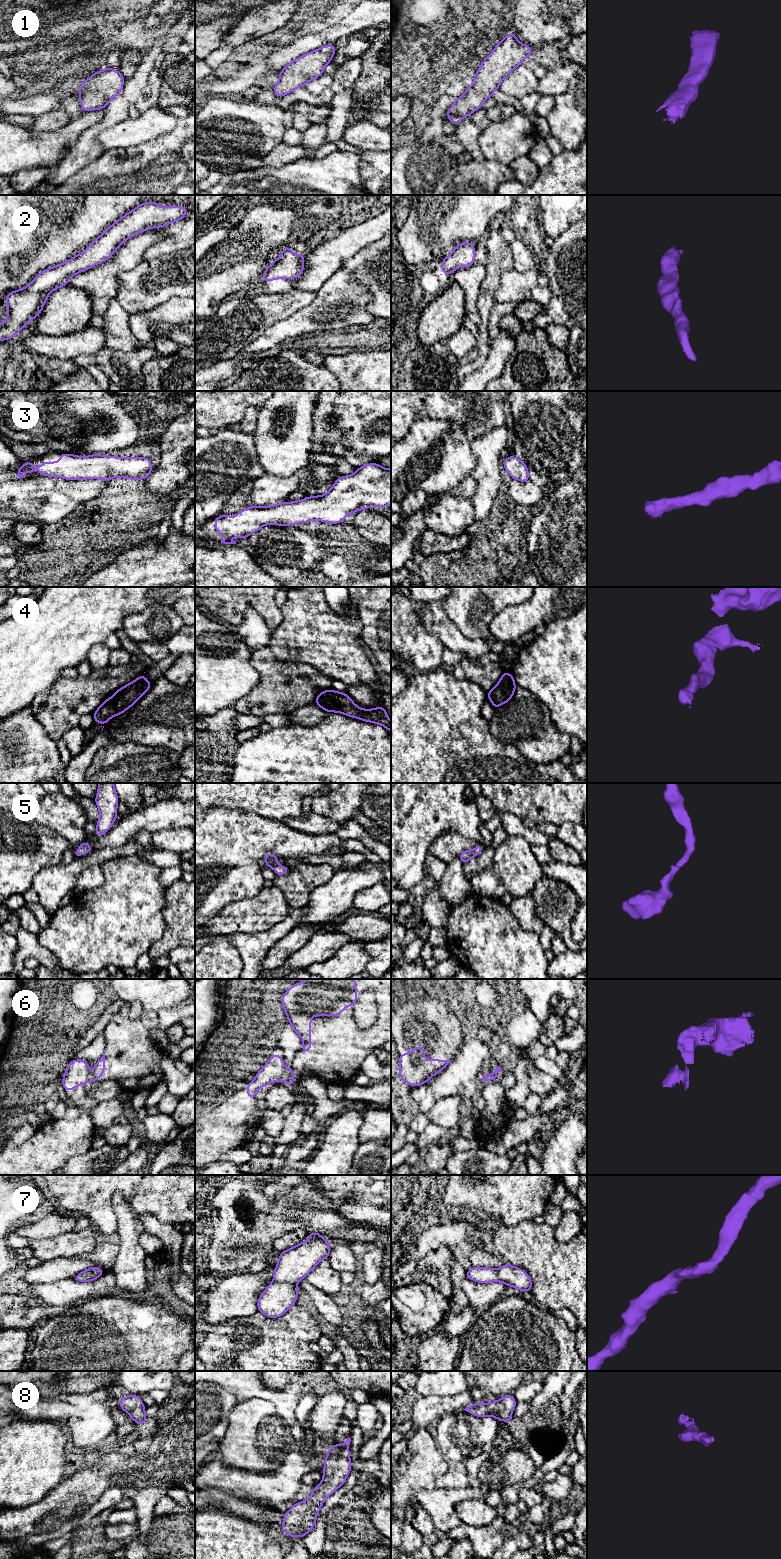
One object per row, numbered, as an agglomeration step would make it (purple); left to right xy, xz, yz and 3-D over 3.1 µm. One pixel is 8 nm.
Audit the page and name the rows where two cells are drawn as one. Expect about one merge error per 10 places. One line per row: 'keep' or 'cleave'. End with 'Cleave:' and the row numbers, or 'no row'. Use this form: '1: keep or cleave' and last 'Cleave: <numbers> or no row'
1: keep
2: keep
3: keep
4: keep
5: keep
6: cleave
7: keep
8: keep
Cleave: 6

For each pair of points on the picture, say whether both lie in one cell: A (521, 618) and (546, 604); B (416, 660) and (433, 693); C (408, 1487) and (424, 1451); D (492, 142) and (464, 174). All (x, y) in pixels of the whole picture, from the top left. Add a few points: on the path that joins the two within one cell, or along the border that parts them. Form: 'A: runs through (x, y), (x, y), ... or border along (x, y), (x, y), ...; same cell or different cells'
A: runs through (527, 616), (540, 609); same cell
B: border along (439, 667), (426, 672), (412, 673); different cells
C: runs through (414, 1478), (421, 1471), (424, 1460); same cell
D: border along (484, 157), (490, 160), (498, 160), (506, 165); different cells

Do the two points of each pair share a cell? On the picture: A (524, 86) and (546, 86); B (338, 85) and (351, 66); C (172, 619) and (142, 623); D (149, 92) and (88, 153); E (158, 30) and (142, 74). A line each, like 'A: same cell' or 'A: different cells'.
A: different cells
B: same cell
C: same cell
D: different cells
E: same cell

